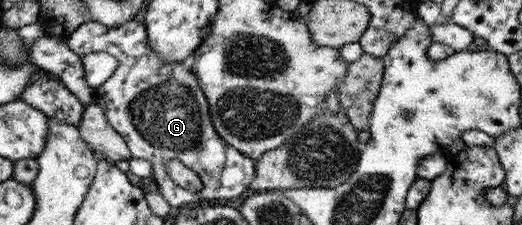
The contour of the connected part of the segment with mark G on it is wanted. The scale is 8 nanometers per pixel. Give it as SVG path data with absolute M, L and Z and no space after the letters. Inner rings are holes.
M136 20L119 27L109 27L98 21L88 21L72 32L65 43L78 56L86 56L89 52L107 52L117 58L114 74L98 88L94 88L93 102L106 115L110 126L126 141L134 158L144 159L153 164L153 178L157 190L174 209L196 203L198 200L236 199L246 194L256 176L256 161L232 145L229 145L217 132L210 118L207 95L199 83L198 77L184 68L183 63L165 61L150 45L147 37L147 25ZM178 160L189 168L195 182L201 187L193 192L191 187L184 188L176 184L168 176L167 162Z

